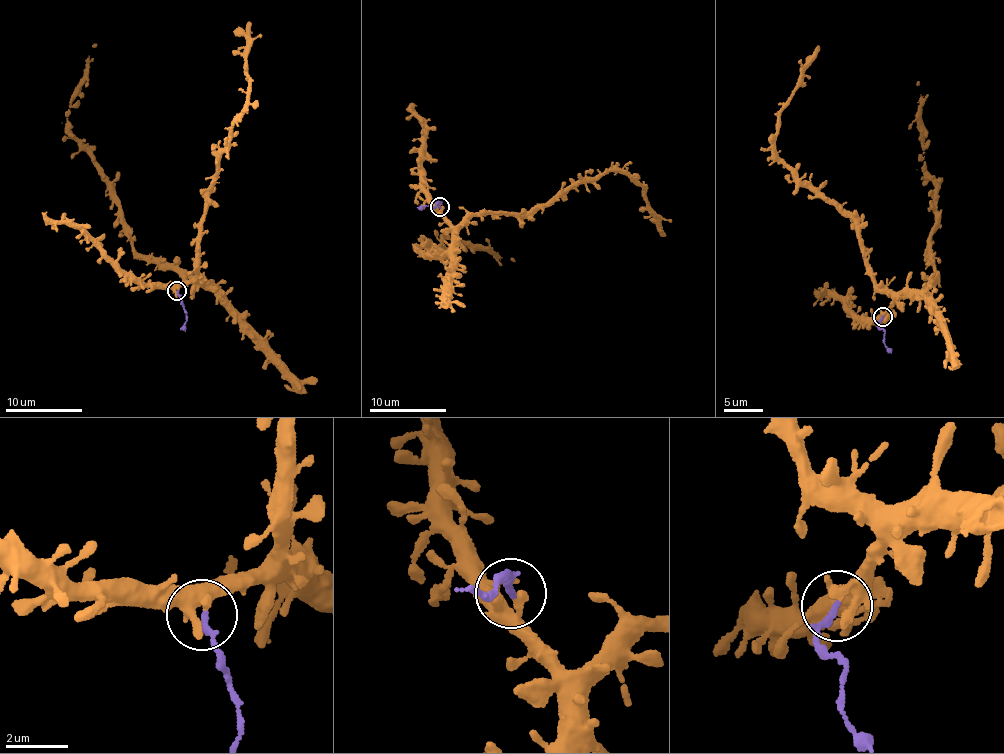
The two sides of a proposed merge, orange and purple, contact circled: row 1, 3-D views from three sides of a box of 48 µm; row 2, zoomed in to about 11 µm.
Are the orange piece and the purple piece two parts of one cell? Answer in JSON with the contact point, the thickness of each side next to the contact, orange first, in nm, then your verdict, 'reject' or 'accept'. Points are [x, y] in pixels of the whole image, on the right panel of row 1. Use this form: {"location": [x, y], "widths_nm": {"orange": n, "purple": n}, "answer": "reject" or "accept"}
{"location": [882, 317], "widths_nm": {"orange": 240, "purple": 180}, "answer": "reject"}

